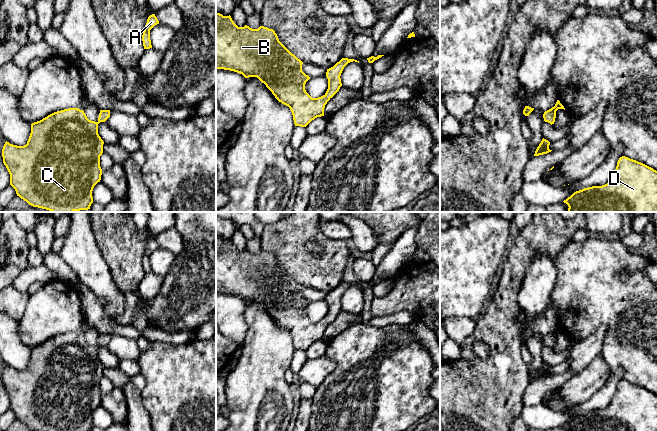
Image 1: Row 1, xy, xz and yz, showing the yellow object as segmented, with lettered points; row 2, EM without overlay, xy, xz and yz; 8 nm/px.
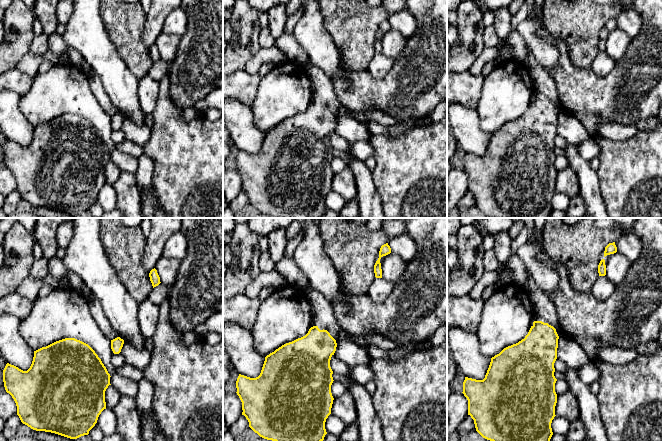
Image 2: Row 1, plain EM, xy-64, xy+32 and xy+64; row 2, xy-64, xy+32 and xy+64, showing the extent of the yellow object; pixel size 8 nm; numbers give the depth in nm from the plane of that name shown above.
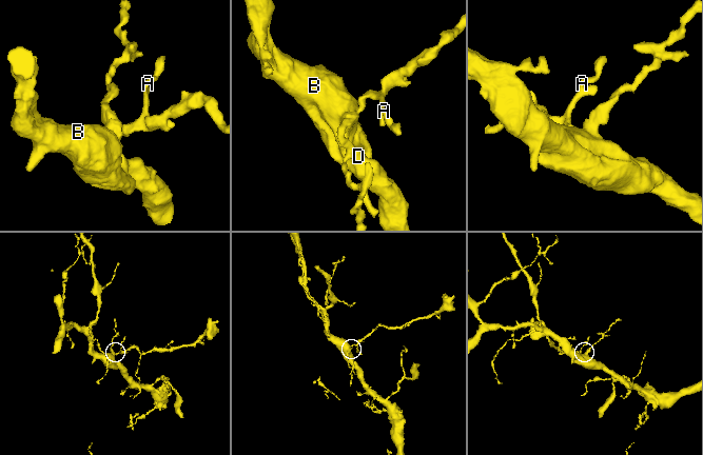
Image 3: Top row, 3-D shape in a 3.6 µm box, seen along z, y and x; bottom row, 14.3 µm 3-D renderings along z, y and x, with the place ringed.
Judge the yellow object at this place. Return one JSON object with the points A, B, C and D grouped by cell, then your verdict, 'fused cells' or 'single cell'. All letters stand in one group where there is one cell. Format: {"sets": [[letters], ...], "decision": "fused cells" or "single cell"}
{"sets": [["A", "B", "C", "D"]], "decision": "single cell"}

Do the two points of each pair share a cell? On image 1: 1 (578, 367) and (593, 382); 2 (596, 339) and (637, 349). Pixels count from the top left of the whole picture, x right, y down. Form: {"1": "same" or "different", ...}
{"1": "different", "2": "different"}

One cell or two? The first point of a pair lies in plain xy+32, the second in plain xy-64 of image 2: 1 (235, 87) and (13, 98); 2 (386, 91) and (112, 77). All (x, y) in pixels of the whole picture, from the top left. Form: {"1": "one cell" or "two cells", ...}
{"1": "two cells", "2": "two cells"}

